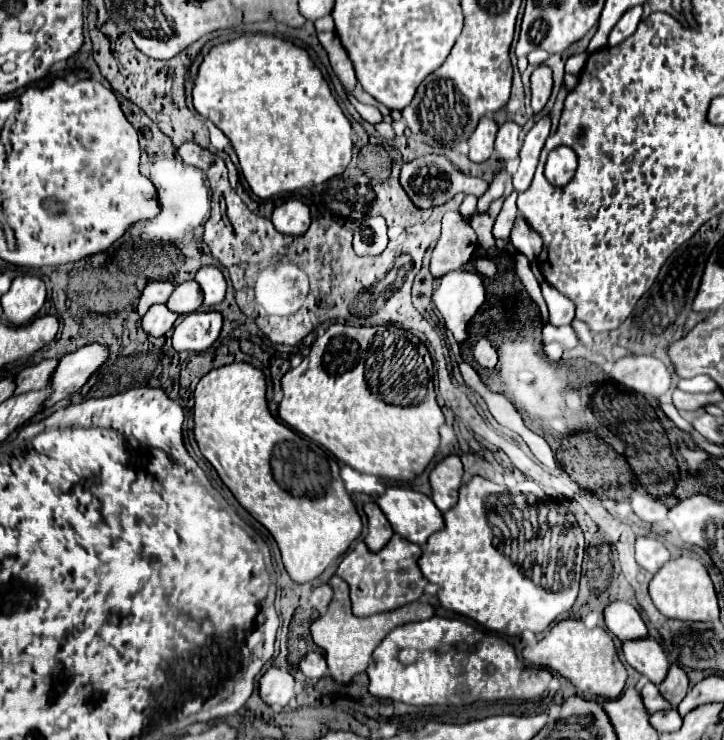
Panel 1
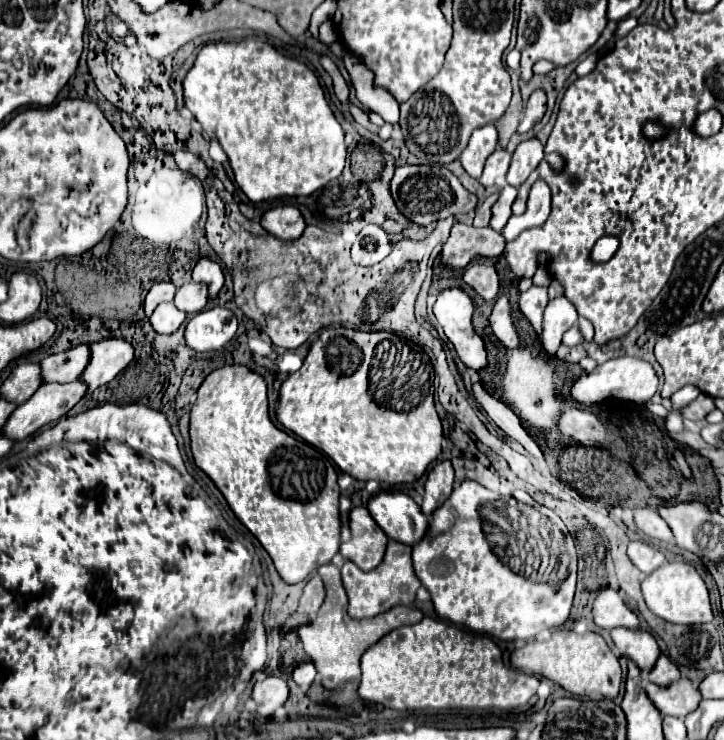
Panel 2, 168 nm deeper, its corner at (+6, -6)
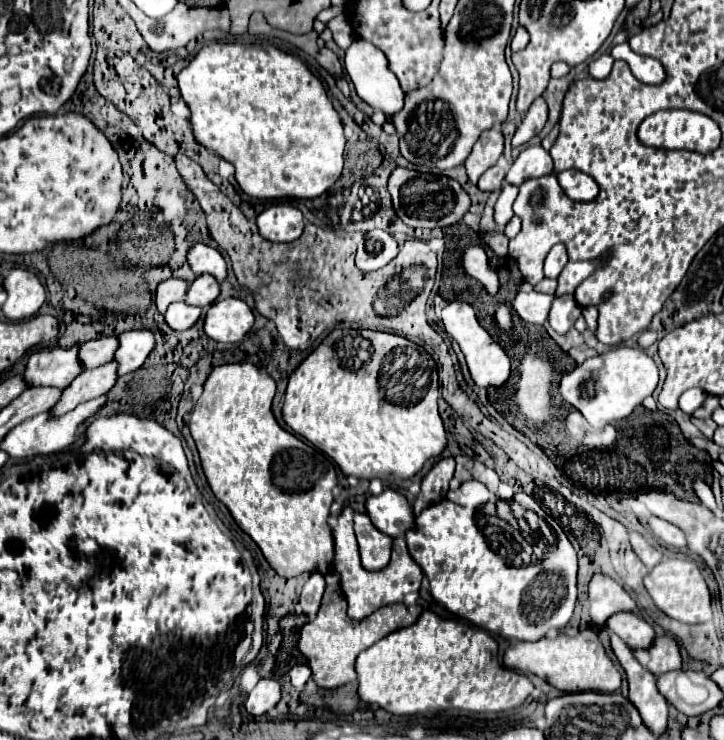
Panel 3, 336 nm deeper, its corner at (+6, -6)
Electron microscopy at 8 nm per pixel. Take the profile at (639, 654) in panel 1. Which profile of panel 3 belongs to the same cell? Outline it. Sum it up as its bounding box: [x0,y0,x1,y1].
[606,612,654,648]

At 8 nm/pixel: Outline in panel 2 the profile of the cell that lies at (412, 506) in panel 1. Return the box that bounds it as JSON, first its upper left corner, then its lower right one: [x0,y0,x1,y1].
[368,492,430,546]

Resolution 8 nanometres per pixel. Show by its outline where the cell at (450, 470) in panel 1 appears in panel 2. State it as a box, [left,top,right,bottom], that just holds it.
[422,460,454,516]

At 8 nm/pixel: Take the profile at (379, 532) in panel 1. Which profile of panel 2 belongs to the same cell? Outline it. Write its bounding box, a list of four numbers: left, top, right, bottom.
[340,506,388,570]

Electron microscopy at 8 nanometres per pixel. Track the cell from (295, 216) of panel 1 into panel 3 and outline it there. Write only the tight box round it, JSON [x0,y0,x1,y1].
[256,204,304,242]

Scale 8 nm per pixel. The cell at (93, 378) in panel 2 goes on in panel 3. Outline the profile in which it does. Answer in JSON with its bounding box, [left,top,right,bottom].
[114,328,156,376]

